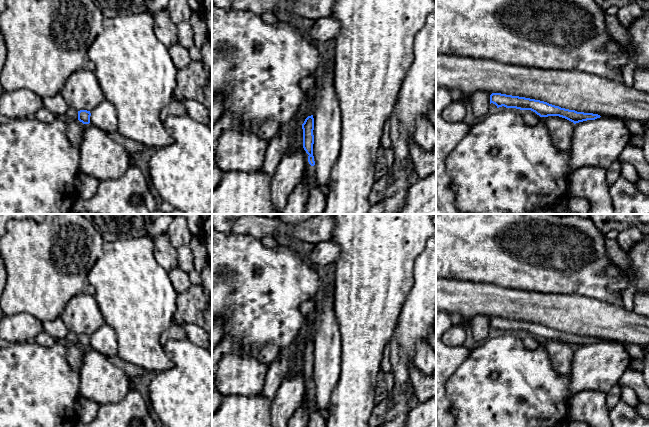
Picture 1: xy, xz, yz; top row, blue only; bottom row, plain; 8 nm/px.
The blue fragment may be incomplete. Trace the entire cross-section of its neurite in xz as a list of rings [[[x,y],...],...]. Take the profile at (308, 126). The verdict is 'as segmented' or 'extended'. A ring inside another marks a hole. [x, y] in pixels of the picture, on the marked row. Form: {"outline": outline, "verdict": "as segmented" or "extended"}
{"outline": [[[313,115],[308,116],[302,124],[303,129],[303,148],[308,156],[308,162],[311,166],[315,165],[313,156],[313,144],[314,144],[314,118]]], "verdict": "as segmented"}

